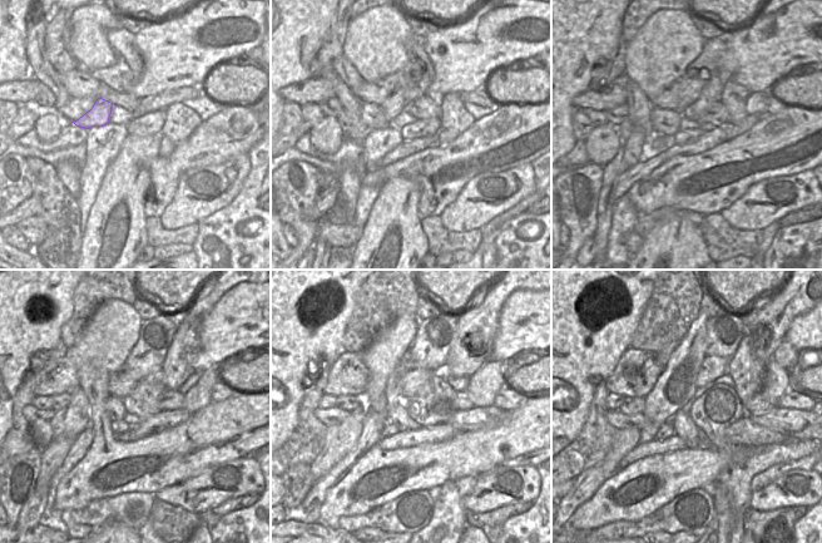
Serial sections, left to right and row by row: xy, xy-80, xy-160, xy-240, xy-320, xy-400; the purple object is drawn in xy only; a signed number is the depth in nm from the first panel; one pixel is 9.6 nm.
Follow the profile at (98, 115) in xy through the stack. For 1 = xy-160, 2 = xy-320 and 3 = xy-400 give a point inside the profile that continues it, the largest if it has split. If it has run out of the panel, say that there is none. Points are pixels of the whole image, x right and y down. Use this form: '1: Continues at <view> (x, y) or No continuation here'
1: Continues at xy-160 (688, 87)
2: Continues at xy-320 (435, 336)
3: Continues at xy-400 (724, 332)

